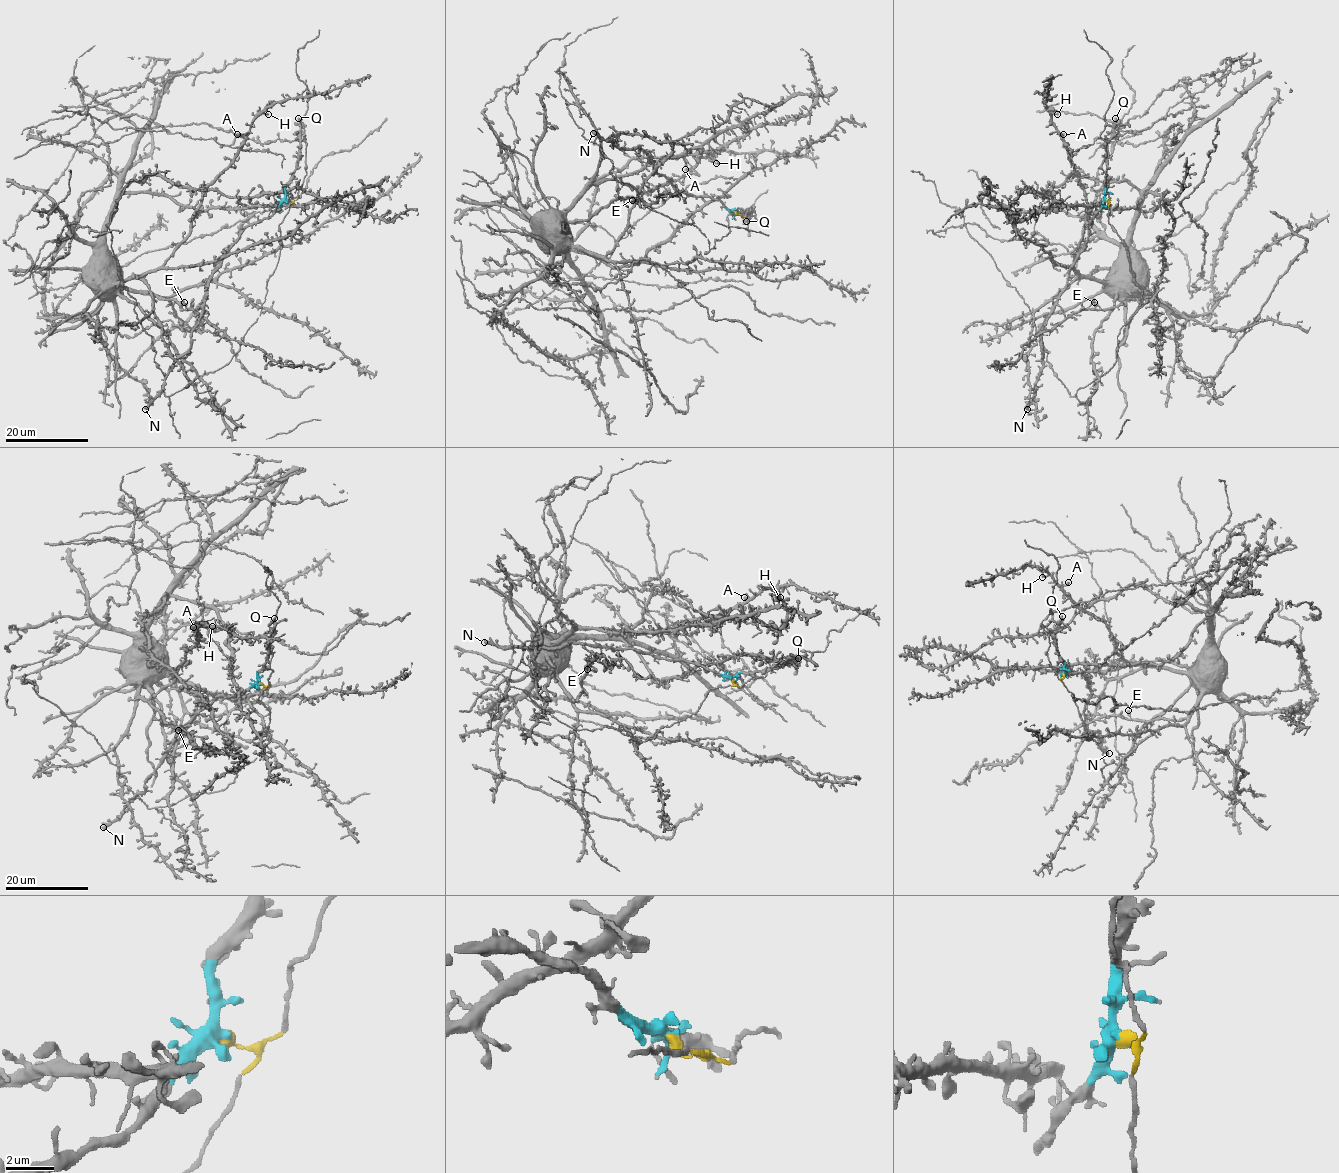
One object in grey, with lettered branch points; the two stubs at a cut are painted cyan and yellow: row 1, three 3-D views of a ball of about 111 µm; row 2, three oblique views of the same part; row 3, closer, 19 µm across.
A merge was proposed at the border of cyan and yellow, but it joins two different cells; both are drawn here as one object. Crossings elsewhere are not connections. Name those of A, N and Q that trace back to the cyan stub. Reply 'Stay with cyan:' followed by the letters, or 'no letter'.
Stay with cyan: N, Q

